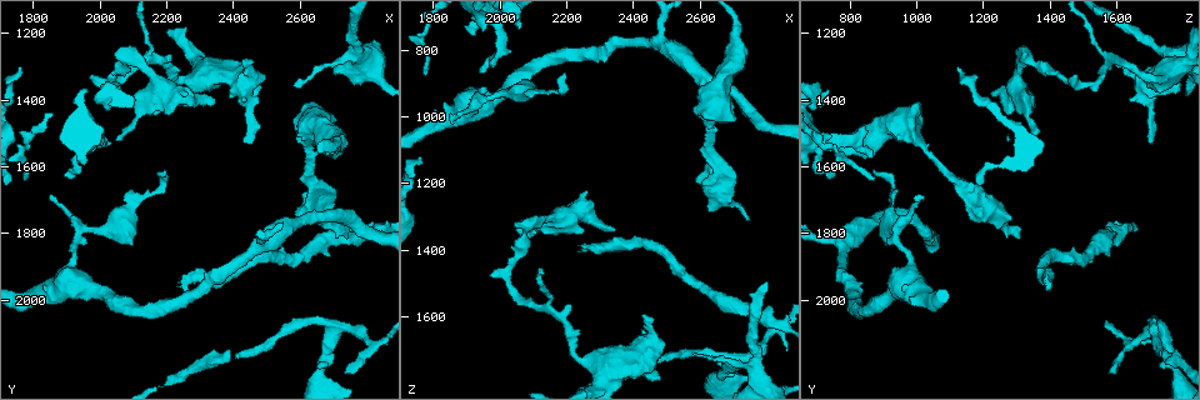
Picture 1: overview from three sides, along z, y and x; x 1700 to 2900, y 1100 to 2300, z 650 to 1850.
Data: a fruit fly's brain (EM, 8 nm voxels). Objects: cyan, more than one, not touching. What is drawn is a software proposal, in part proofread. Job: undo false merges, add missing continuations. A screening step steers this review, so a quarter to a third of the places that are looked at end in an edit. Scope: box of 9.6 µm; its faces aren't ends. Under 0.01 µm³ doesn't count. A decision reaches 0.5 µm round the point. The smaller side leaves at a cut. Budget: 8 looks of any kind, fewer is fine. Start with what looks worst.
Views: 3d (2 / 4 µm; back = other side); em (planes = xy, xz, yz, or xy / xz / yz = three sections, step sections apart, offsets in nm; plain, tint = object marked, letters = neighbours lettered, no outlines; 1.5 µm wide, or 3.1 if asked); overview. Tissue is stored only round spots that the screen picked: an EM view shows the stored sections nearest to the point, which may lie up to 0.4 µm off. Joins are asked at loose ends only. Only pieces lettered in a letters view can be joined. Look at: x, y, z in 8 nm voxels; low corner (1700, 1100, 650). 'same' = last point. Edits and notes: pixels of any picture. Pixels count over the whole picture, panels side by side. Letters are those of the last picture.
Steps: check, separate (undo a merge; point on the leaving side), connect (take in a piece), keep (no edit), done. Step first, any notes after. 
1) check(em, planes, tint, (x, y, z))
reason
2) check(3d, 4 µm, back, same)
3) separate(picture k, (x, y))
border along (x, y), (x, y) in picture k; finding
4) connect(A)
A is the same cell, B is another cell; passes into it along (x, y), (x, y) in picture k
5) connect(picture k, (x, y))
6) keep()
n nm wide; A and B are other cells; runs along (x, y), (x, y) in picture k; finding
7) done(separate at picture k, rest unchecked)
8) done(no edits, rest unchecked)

check(em, planes, letters, (2740, 1820, 1300))

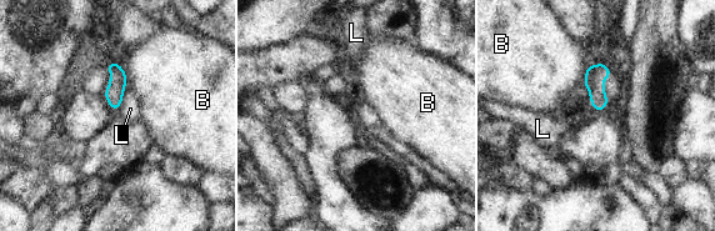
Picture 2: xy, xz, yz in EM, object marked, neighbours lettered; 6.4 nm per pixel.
keep()
B and L are other cells; border along (124, 93), (120, 106), (116, 110) in picture 2; none of them fits

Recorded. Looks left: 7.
check(3d, 4 µm, (1970, 1480, 830))
branch stops here

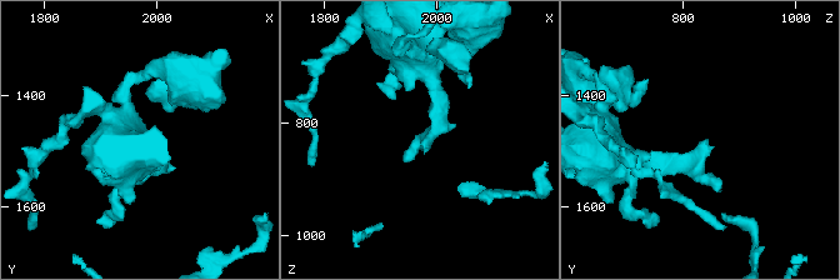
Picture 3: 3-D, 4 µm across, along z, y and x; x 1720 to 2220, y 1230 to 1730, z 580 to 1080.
check(em, planes, letters, (1970, 1485, 835))

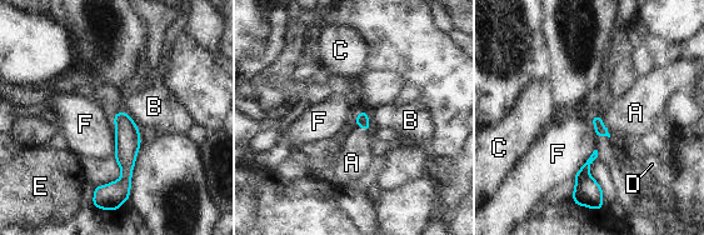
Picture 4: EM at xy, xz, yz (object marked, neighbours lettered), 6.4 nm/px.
connect(picture 4, (635, 113))
A is the same cell, B, C, D, E and F are other cells; passes into it along (595, 120), (604, 124), (635, 113) in picture 4; the neuron continues

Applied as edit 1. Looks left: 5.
check(em, planes, letters, (1860, 1680, 1010))
branch stops here

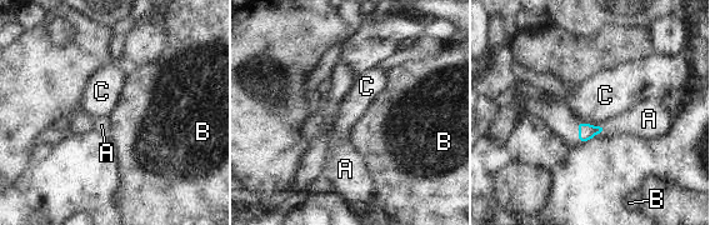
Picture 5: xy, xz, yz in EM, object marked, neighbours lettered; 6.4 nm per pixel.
connect(picture 5, (639, 121))
A is the same cell, B and C are other cells; passes into it along (588, 131), (603, 135), (639, 121) in picture 5; the neuron continues

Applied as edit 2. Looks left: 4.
done(connect at picture 4, connect at picture 5, rest unchecked)

